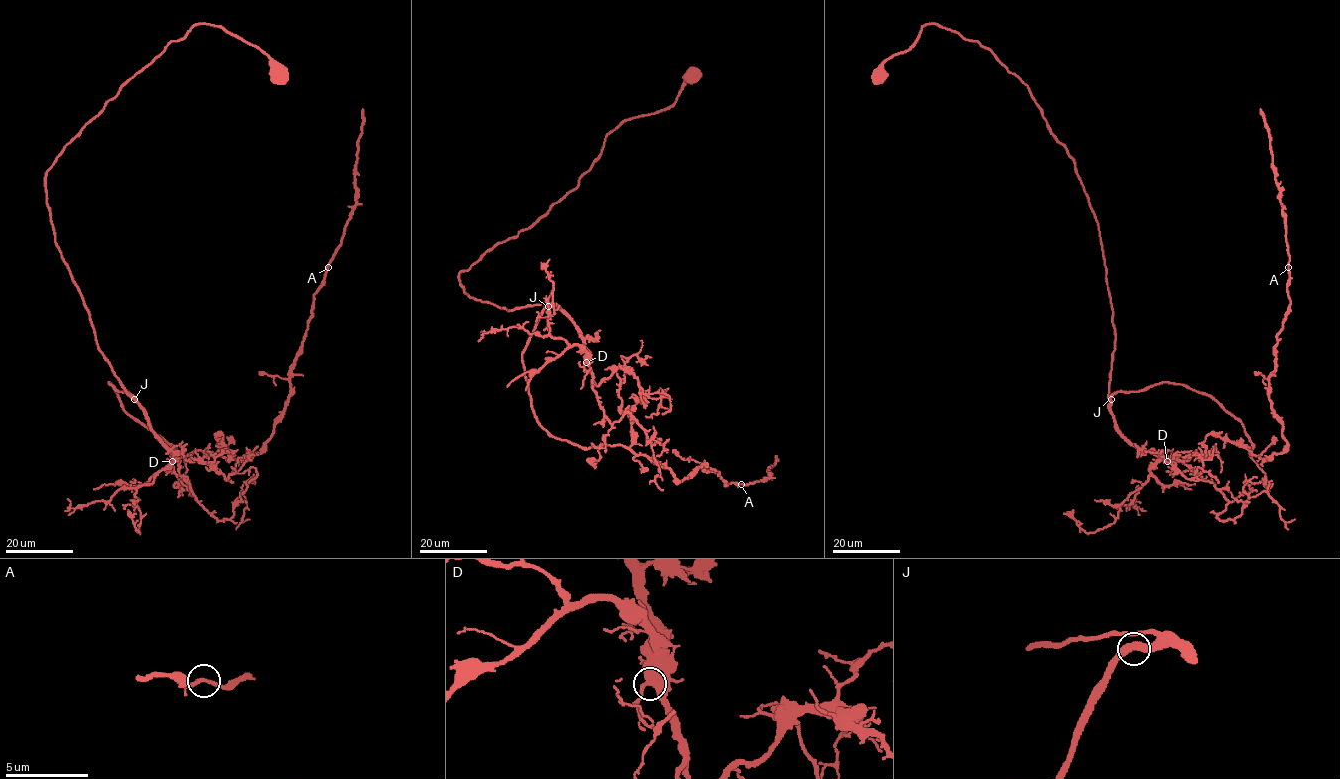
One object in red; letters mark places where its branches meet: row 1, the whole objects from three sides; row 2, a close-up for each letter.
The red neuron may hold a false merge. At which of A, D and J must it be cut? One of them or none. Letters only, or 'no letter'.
no letter

